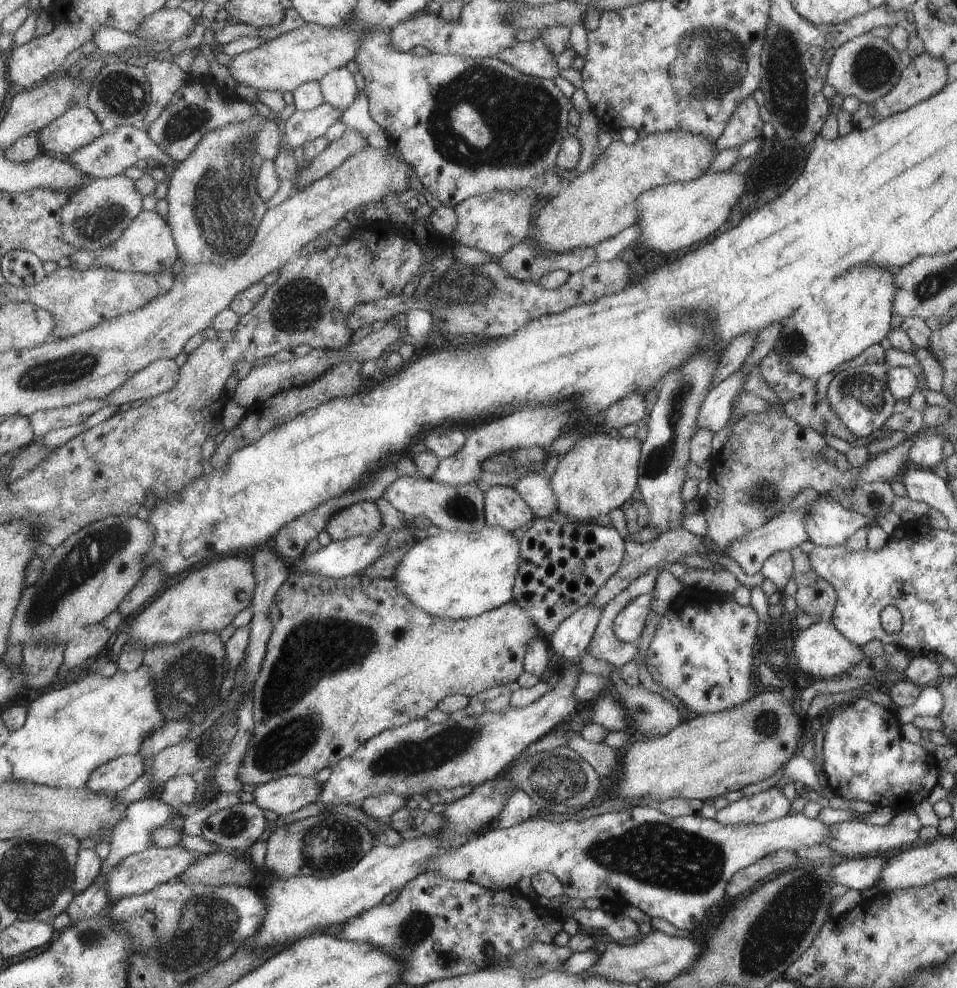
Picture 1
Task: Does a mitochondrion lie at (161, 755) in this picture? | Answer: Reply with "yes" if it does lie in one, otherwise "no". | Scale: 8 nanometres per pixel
no

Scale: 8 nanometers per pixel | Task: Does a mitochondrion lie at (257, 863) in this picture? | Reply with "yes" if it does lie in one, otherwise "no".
no

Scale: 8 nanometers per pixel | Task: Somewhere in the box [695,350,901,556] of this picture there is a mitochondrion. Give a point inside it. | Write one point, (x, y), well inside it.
(867, 392)

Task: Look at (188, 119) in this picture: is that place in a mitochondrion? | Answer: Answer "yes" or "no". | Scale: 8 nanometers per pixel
yes

